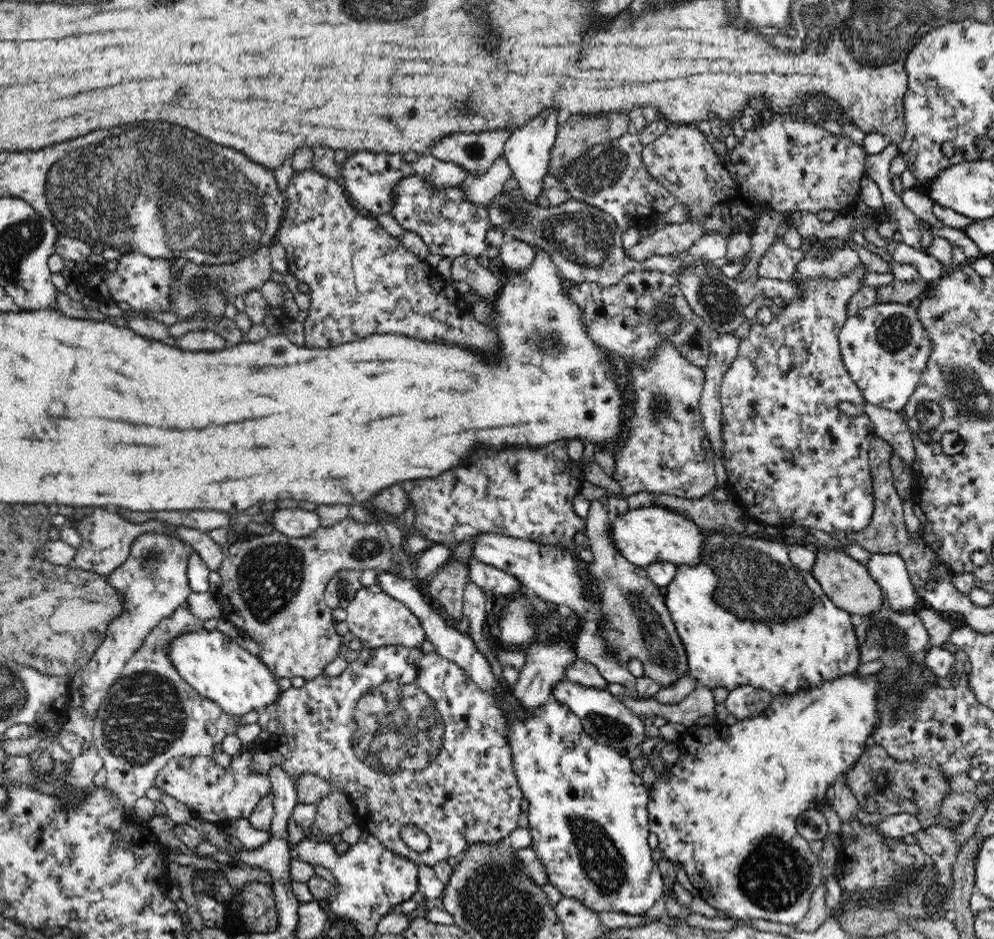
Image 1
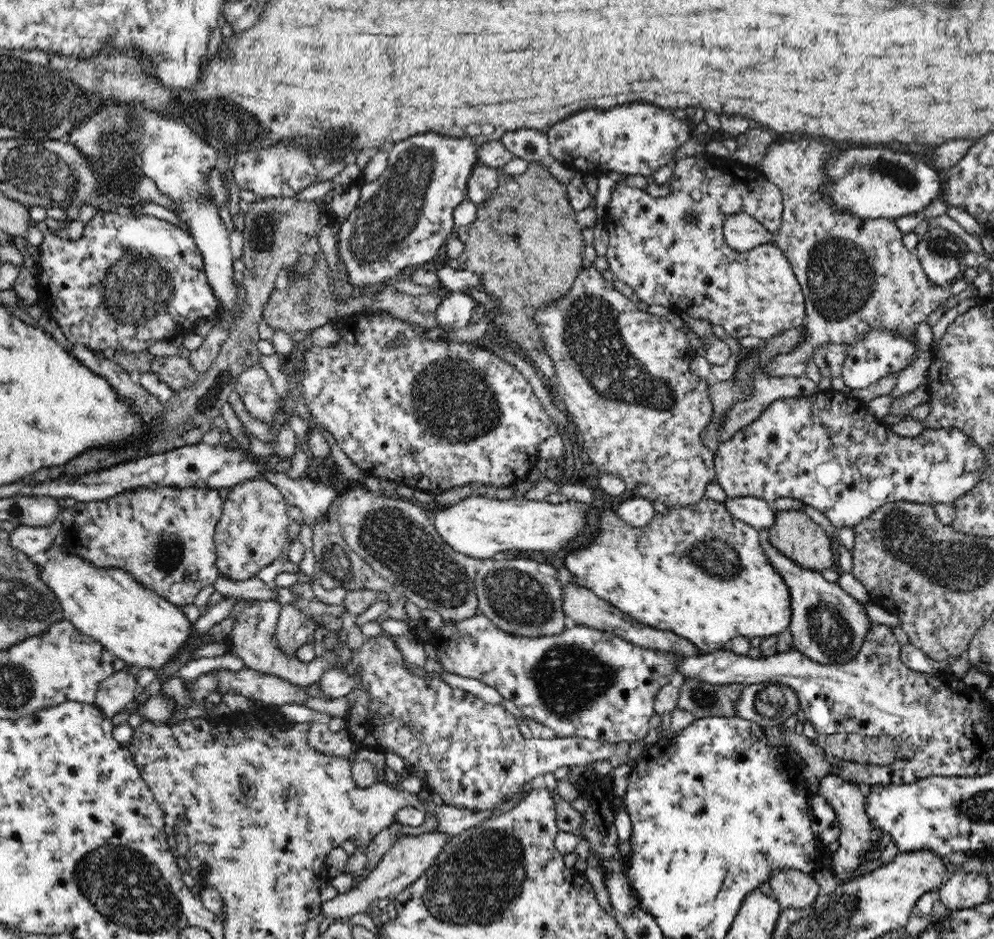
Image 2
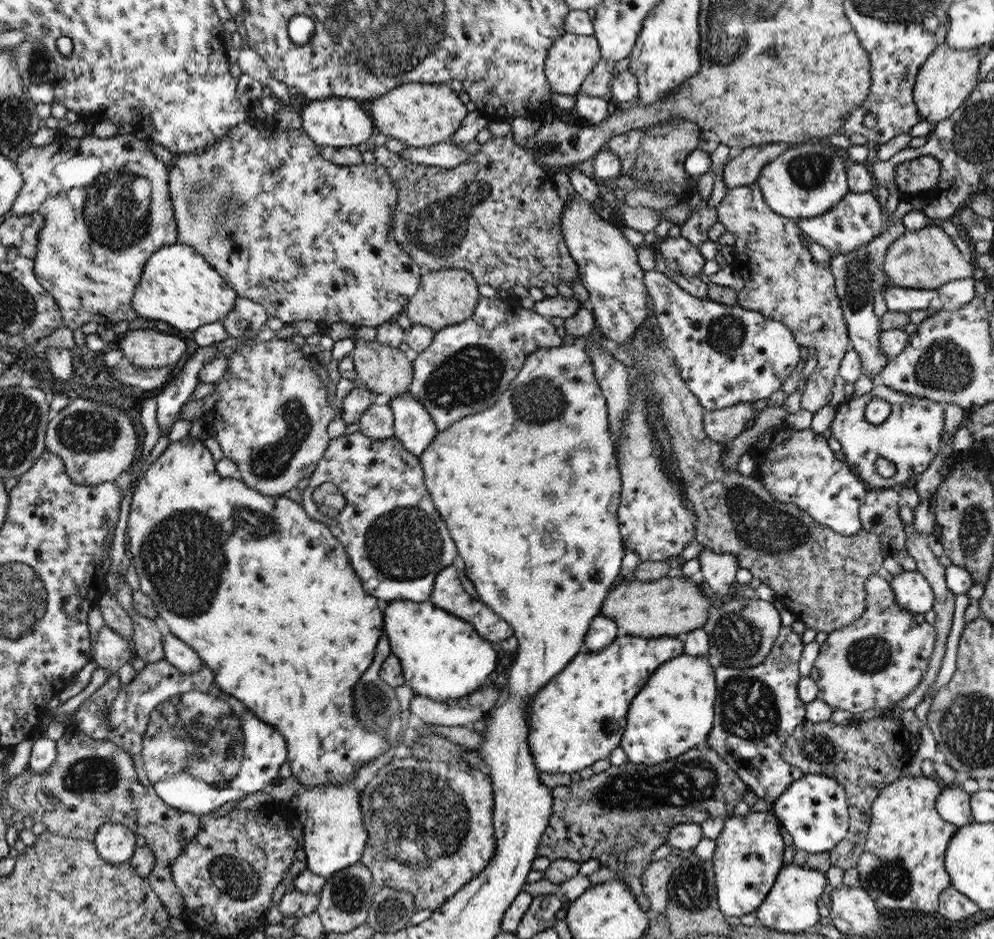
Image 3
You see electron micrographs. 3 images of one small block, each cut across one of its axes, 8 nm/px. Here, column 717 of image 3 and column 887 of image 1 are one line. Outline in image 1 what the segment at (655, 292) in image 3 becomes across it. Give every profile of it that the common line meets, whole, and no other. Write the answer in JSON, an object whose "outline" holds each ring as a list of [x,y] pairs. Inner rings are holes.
{"outline":[[[887,302],[874,303],[859,310],[858,314],[849,316],[840,329],[839,348],[844,366],[865,400],[886,410],[902,412],[904,405],[918,386],[920,375],[926,368],[928,357],[932,352],[932,343],[920,322],[914,303]]]}

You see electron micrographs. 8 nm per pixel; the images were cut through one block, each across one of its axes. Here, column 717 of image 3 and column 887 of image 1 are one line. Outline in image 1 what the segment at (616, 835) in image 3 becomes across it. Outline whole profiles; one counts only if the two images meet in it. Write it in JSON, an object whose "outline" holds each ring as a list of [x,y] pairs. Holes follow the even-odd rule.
{"outline":[[[870,744],[856,764],[844,774],[843,780],[857,798],[859,810],[856,820],[860,825],[882,823],[888,816],[905,813],[918,819],[923,829],[938,826],[954,831],[961,826],[941,818],[942,802],[950,794],[950,783],[944,773],[930,769],[928,765],[898,762],[880,746]]]}

